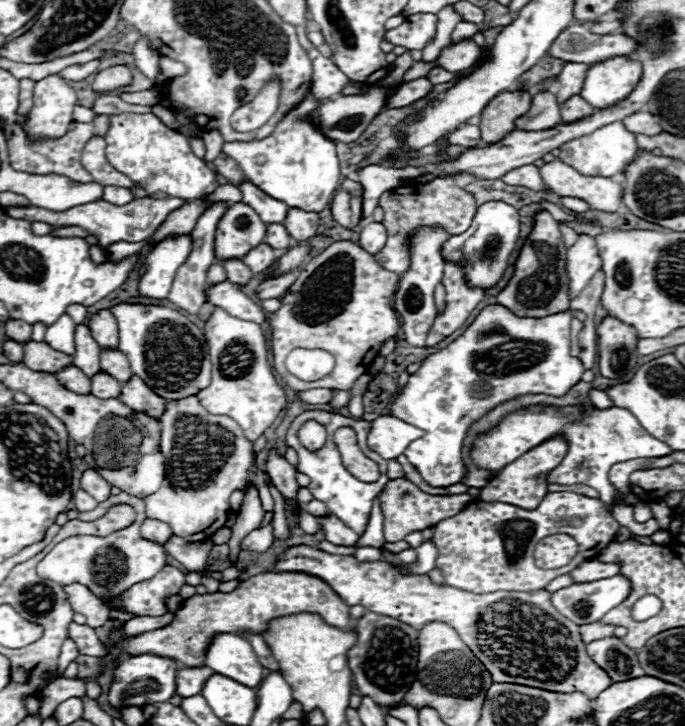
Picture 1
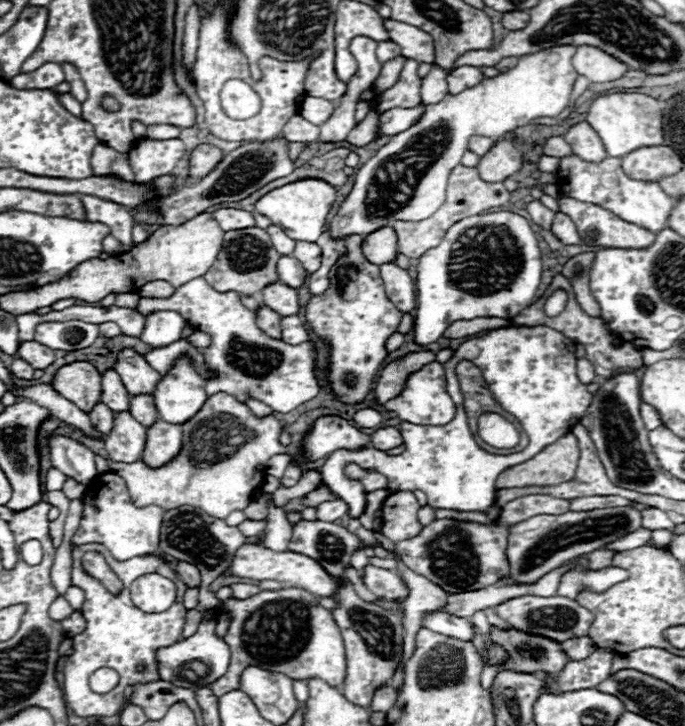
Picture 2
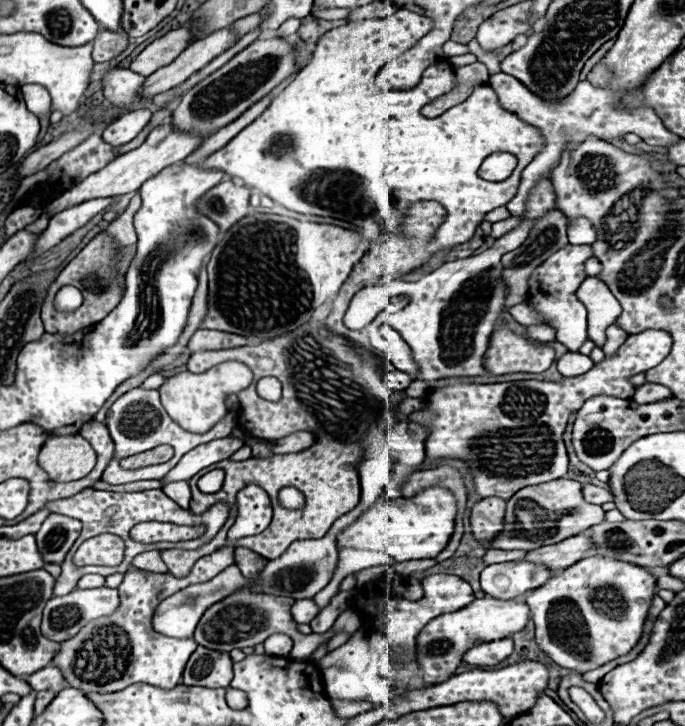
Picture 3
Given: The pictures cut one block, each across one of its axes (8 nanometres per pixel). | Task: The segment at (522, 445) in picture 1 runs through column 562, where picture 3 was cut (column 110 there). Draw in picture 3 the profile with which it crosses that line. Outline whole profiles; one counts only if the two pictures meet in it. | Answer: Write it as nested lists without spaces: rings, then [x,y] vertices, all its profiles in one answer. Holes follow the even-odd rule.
[[[134,388],[126,394],[122,394],[114,404],[112,408],[108,410],[108,416],[106,416],[106,426],[110,430],[110,436],[114,440],[114,456],[110,460],[110,464],[106,466],[104,474],[102,474],[102,480],[108,482],[108,484],[126,484],[126,482],[138,482],[138,480],[162,480],[176,464],[178,460],[190,452],[192,448],[200,446],[200,444],[206,444],[210,440],[216,440],[216,438],[226,438],[230,436],[230,432],[237,427],[237,420],[234,413],[228,413],[224,419],[210,428],[208,432],[204,434],[194,434],[194,432],[186,432],[180,424],[174,424],[174,420],[166,414],[166,410],[162,408],[160,404],[160,398],[158,398],[158,390],[142,390],[142,388]],[[160,444],[170,444],[174,448],[174,458],[164,462],[164,464],[158,464],[158,466],[150,466],[150,468],[140,468],[140,470],[122,470],[120,468],[120,460],[122,458],[128,458],[132,454],[138,454],[138,452],[144,452],[144,450],[150,450],[150,448],[156,448]]]

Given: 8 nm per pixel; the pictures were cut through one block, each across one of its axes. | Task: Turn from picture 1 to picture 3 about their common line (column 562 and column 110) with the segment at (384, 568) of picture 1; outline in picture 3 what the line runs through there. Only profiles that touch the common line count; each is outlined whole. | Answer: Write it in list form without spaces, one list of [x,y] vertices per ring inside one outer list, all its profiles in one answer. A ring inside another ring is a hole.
[[[234,546],[220,548],[214,554],[200,558],[186,578],[174,578],[172,574],[154,572],[142,574],[140,570],[128,572],[124,576],[124,582],[118,586],[120,608],[112,616],[92,620],[92,624],[84,626],[82,632],[76,634],[72,640],[62,642],[62,648],[52,660],[52,664],[62,670],[64,678],[72,688],[84,690],[86,694],[118,692],[136,682],[166,690],[174,688],[176,684],[180,684],[182,670],[190,654],[198,648],[198,644],[194,640],[172,640],[168,636],[152,632],[152,612],[156,604],[172,596],[172,592],[178,592],[188,584],[208,582],[212,576],[220,574],[230,564],[234,564]]]

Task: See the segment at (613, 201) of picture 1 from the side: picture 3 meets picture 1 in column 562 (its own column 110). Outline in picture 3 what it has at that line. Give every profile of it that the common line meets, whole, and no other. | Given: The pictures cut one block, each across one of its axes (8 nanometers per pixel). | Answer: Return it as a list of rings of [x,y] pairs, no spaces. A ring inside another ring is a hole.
[[[162,124],[158,128],[154,128],[150,132],[150,136],[146,138],[146,142],[136,148],[136,150],[130,150],[126,152],[124,156],[118,156],[116,160],[112,160],[112,164],[108,164],[106,168],[102,168],[100,172],[88,176],[82,184],[78,184],[76,188],[70,188],[68,192],[62,192],[56,200],[52,200],[48,206],[46,206],[46,212],[50,216],[56,216],[58,212],[70,208],[70,206],[76,206],[76,204],[82,204],[86,200],[94,200],[94,198],[106,198],[106,196],[120,196],[120,194],[128,194],[128,192],[136,192],[148,178],[156,176],[160,170],[176,164],[176,162],[182,162],[188,154],[192,154],[200,144],[202,144],[204,138],[198,138],[198,136],[192,136],[192,134],[182,134],[178,130],[174,130],[170,124]]]

